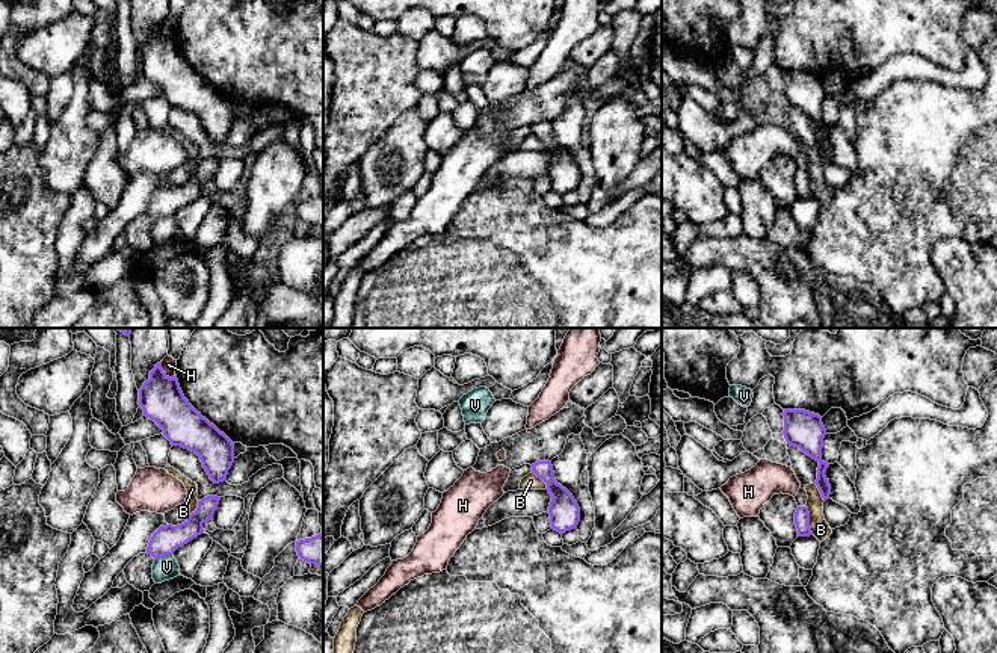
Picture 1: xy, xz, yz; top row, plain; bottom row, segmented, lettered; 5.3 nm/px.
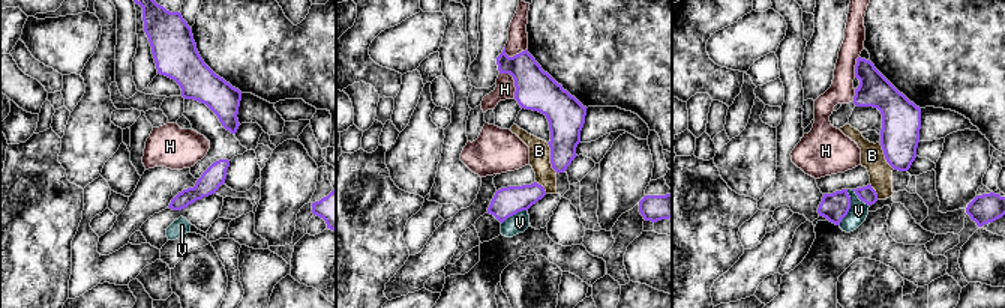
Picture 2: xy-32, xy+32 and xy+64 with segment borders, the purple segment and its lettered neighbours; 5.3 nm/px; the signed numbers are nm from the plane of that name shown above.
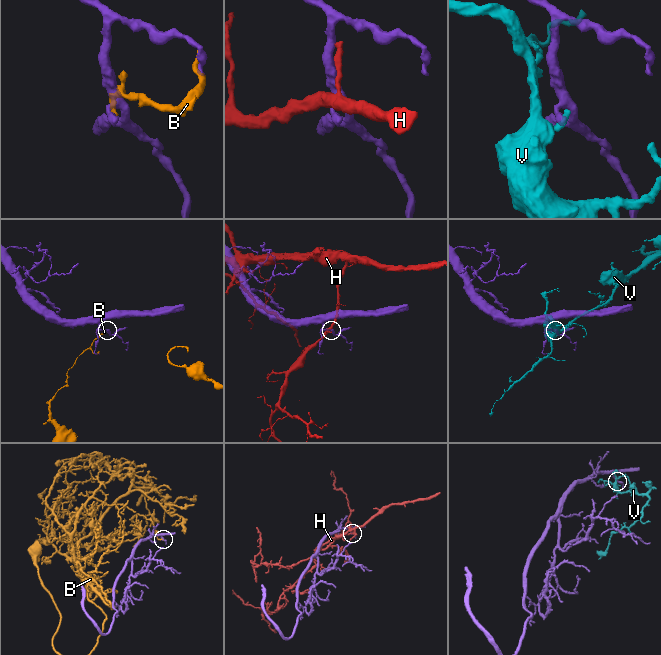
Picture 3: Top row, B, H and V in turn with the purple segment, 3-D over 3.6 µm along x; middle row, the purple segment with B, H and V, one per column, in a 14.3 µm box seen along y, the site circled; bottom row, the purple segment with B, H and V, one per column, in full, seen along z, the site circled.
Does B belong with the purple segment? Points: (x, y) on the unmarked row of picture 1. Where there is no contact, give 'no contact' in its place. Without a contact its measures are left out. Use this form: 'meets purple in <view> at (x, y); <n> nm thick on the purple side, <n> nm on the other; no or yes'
meets purple in yz at (808, 182); 80 nm thick on the purple side, 100 nm on the other; no

